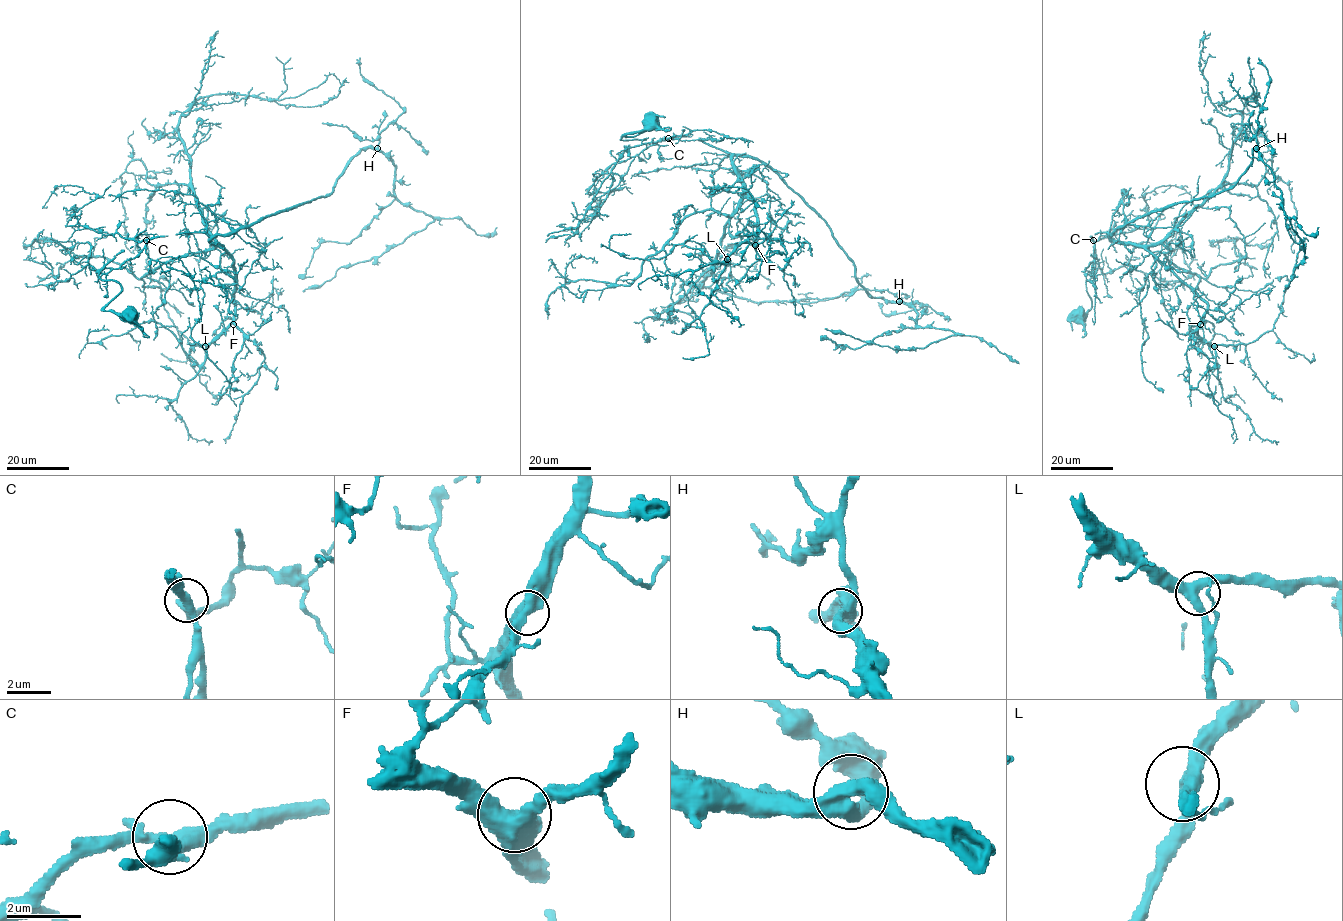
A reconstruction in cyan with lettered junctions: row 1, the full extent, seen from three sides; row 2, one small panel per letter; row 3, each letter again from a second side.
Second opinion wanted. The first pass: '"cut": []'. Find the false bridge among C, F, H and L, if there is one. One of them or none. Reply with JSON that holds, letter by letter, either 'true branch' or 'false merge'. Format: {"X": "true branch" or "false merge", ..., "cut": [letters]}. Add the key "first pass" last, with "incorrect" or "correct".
{"C": "true branch", "F": "true branch", "H": "true branch", "L": "true branch", "cut": [], "first pass": "correct"}

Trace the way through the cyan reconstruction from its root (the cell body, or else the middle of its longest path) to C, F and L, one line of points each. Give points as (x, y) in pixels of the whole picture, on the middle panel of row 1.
C: (652, 123), (626, 134), (636, 136), (643, 131), (624, 133), (623, 145), (668, 138)
F: (652, 123), (623, 145), (668, 139), (588, 193), (715, 171), (730, 153), (755, 245)
L: (652, 123), (623, 145), (668, 139), (588, 193), (715, 171), (730, 153), (757, 252), (741, 243), (727, 259)

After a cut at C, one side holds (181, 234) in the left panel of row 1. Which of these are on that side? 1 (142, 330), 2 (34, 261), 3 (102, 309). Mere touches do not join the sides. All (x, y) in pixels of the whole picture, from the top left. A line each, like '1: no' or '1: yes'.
1: no
2: no
3: no

